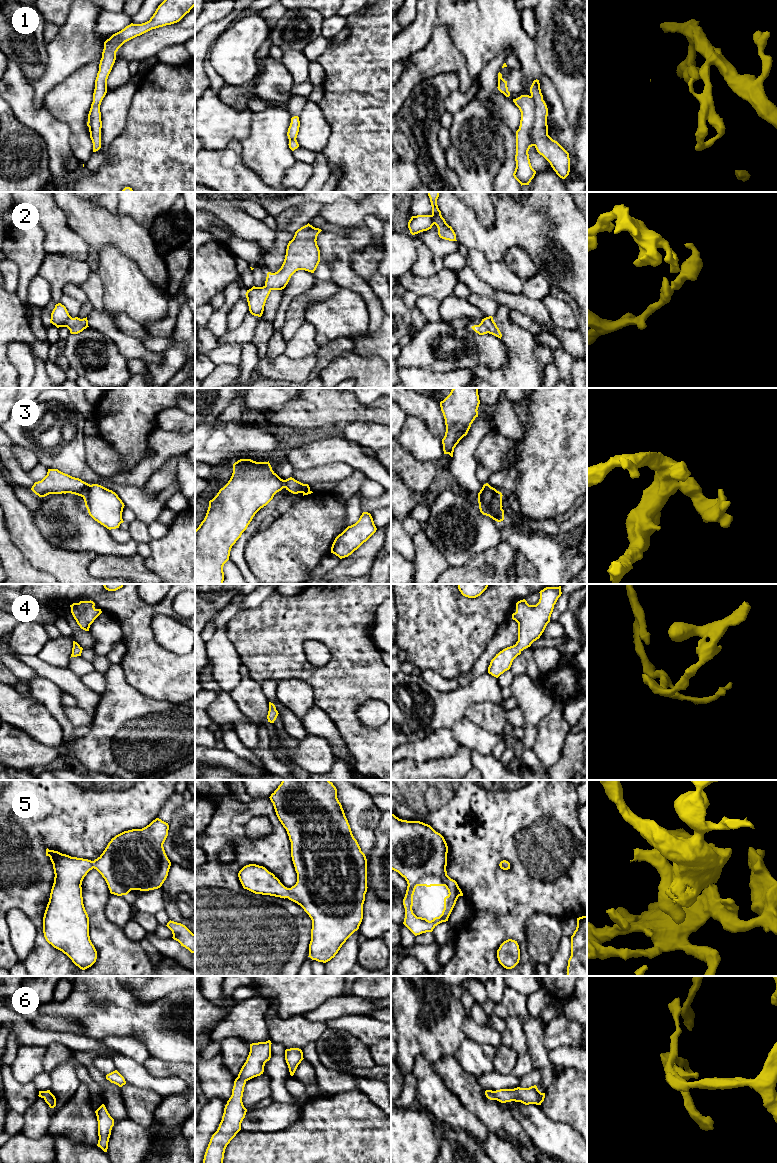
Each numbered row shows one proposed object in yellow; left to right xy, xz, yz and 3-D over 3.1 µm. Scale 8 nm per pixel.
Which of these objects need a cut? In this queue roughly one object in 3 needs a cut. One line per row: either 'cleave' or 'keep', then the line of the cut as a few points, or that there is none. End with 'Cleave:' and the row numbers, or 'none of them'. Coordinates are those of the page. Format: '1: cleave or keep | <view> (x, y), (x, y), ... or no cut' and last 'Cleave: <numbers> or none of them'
1: keep | no cut
2: keep | no cut
3: cleave | xy (90, 485), (82, 496)
4: keep | no cut
5: keep | no cut
6: keep | no cut
Cleave: 3

